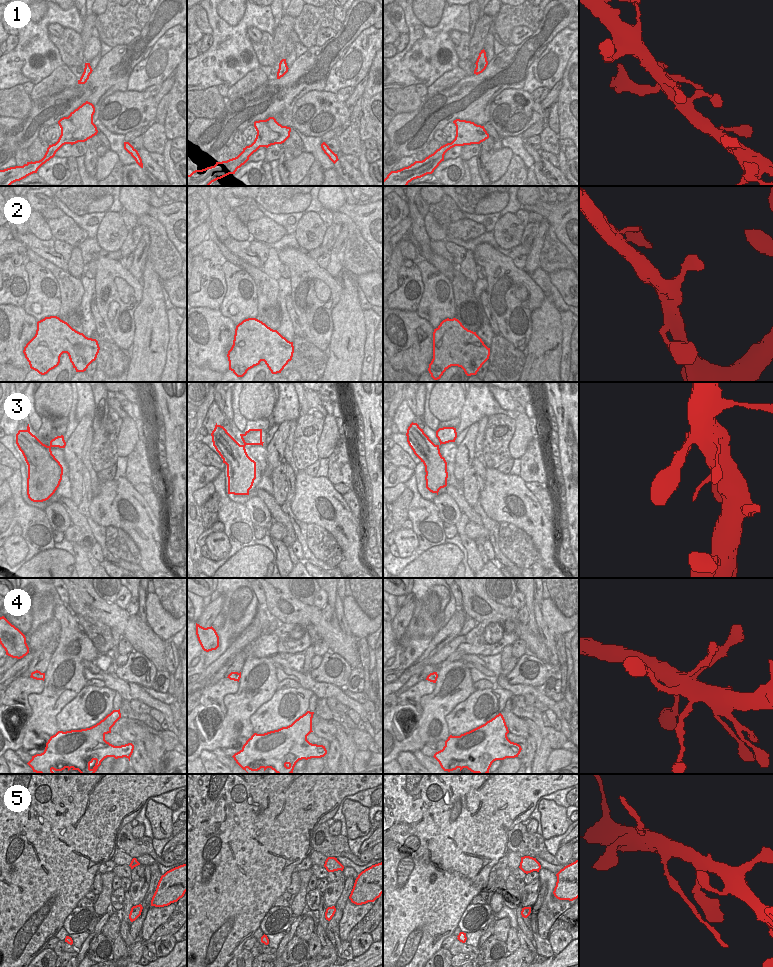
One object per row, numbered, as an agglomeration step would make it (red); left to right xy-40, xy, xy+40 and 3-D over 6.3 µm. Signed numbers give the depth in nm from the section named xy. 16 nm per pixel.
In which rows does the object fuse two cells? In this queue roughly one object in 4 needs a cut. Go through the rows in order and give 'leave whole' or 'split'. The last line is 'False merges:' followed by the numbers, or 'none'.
1: leave whole
2: leave whole
3: leave whole
4: leave whole
5: leave whole
False merges: none

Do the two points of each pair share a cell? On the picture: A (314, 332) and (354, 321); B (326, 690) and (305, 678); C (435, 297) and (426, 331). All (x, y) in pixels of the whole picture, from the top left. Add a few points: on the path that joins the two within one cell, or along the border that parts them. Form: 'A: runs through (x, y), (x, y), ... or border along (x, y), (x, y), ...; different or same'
A: border along (337, 304), (331, 312), (332, 334), (328, 345); different
B: runs through (321, 690), (310, 683); same
C: border along (416, 311), (420, 317), (424, 318), (434, 328); different

